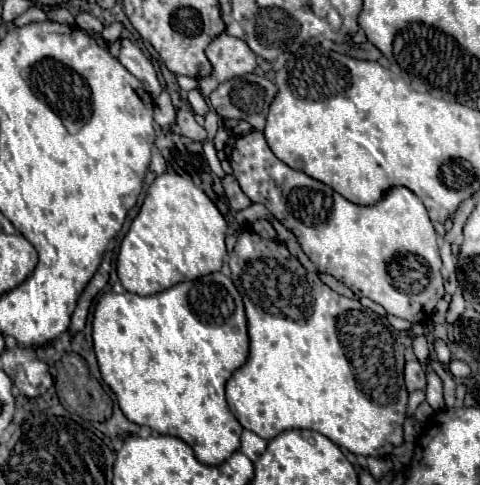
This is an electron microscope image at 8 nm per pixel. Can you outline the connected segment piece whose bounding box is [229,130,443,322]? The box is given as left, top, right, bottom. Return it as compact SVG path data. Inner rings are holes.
M259 130L237 136L229 160L241 190L251 198L251 202L263 204L285 228L295 234L303 252L319 270L343 282L357 296L367 296L373 302L381 304L389 314L397 318L409 322L427 322L431 318L437 302L443 298L443 278L439 272L441 256L437 244L439 236L433 228L433 222L429 220L423 202L409 188L391 188L387 196L375 206L357 206L323 182L283 164L271 152L263 132Z

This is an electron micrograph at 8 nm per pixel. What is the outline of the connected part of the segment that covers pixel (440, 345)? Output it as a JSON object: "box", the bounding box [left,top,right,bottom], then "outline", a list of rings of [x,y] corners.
{"box":[433,340,451,364],"outline":[[[437,340],[435,346],[433,346],[433,350],[435,350],[435,358],[437,358],[441,364],[449,364],[451,354],[449,354],[449,348],[447,348],[447,344],[445,344],[443,340]]]}

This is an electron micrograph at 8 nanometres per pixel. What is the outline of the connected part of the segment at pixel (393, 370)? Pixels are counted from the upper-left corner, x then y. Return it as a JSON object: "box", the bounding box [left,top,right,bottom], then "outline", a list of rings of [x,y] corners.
{"box":[225,230,409,458],"outline":[[[241,230],[237,234],[229,266],[231,280],[245,302],[251,338],[249,360],[229,378],[225,386],[227,404],[241,426],[263,440],[271,440],[293,428],[315,430],[357,456],[381,458],[389,456],[395,446],[401,446],[409,398],[403,380],[405,346],[393,338],[389,328],[385,328],[387,320],[373,310],[363,308],[357,300],[333,292],[319,280],[317,274],[307,272],[285,244],[265,240],[253,230]]]}

